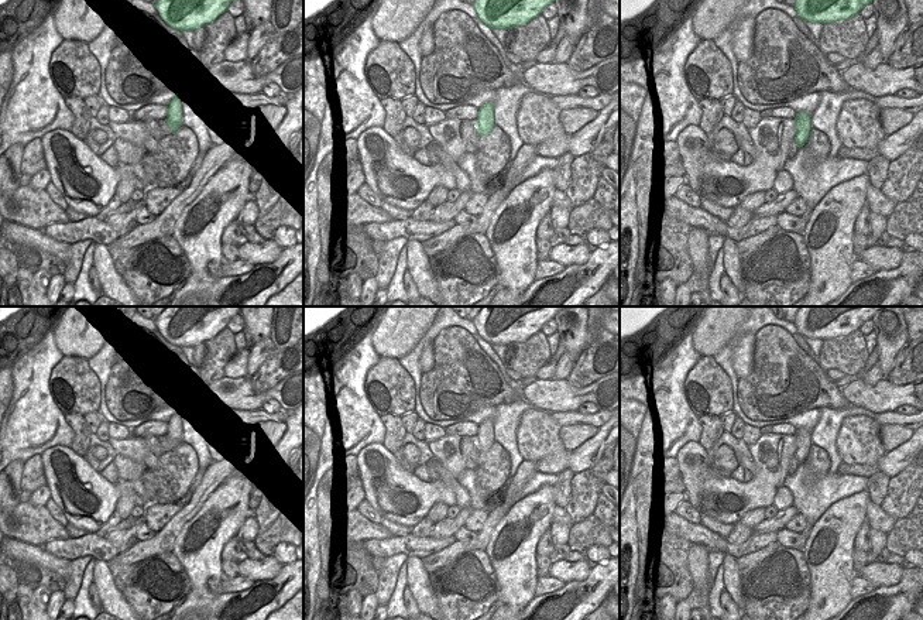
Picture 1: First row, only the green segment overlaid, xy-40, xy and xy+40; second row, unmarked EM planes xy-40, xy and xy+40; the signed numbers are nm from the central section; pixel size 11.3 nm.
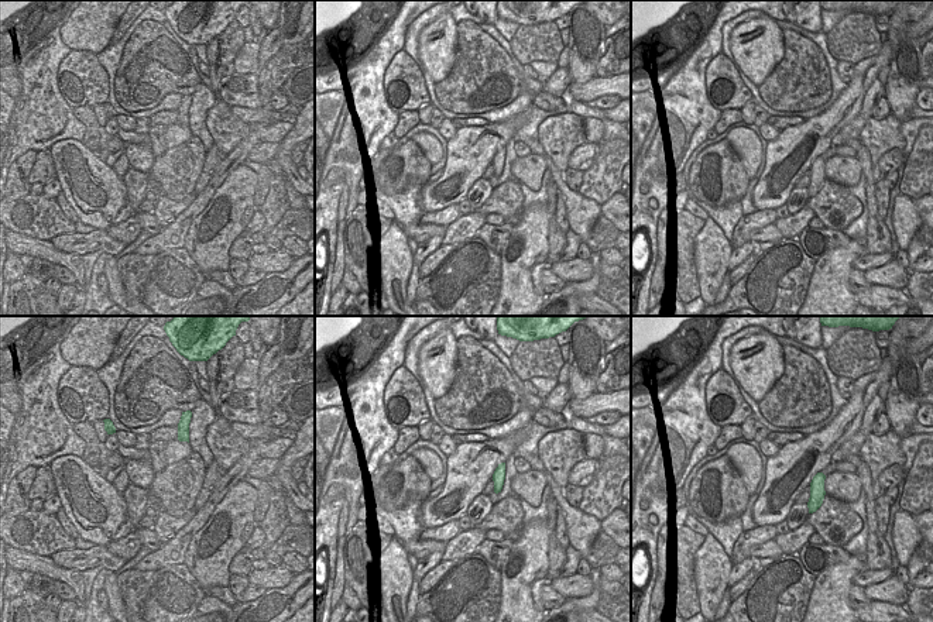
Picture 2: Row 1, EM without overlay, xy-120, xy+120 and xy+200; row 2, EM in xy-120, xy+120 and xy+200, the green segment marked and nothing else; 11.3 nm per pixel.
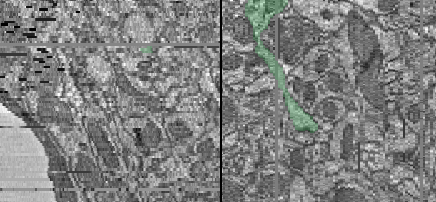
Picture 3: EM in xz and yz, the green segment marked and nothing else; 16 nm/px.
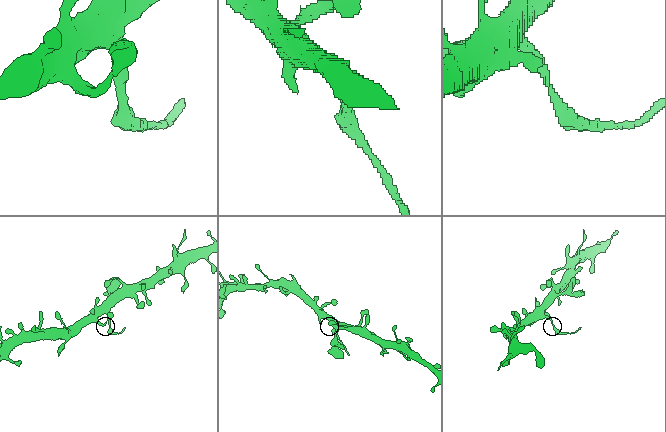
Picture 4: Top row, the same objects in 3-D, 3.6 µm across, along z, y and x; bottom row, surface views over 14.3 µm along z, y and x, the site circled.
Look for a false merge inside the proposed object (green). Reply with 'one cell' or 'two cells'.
two cells

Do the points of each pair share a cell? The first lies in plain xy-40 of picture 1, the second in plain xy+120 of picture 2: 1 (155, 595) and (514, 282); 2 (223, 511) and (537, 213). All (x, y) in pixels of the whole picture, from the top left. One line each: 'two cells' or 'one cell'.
1: two cells
2: one cell

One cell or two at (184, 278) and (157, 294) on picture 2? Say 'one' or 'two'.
one

